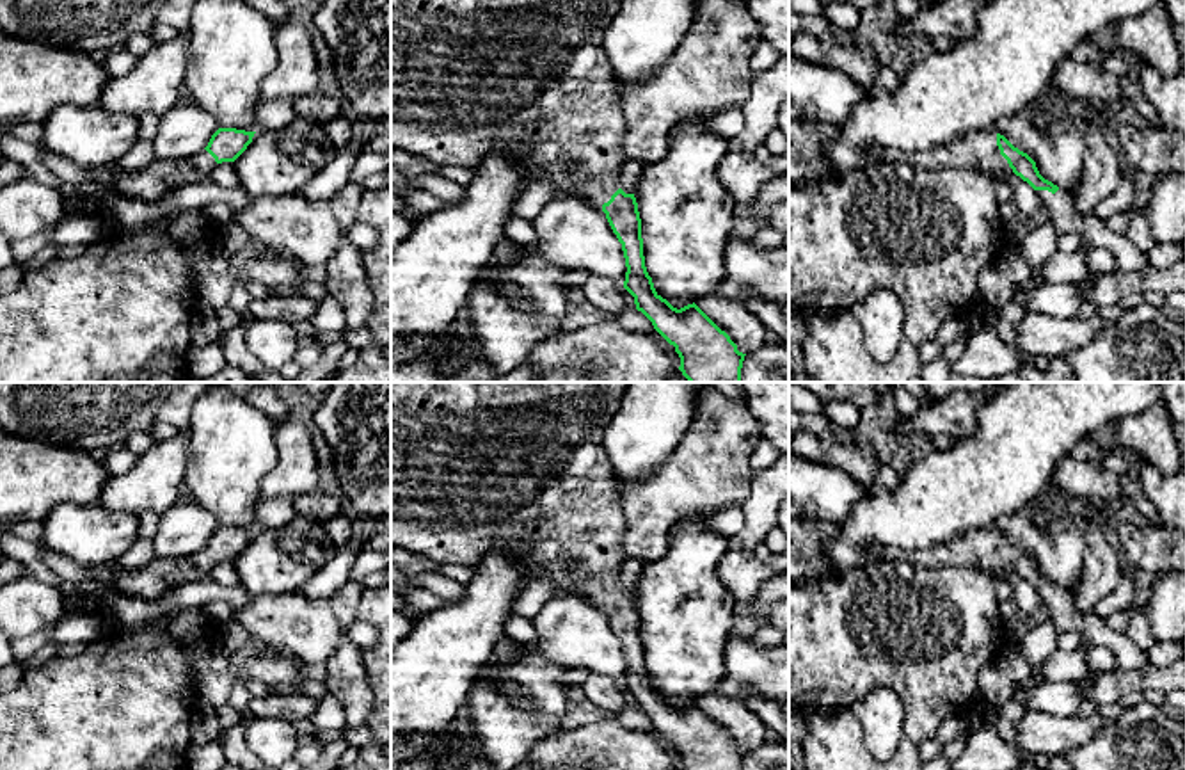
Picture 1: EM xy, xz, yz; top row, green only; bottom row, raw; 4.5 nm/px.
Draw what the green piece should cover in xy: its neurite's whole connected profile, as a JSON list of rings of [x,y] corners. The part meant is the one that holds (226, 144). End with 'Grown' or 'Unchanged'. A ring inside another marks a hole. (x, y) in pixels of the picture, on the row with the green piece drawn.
[[[219,128],[197,155],[181,160],[153,160],[140,171],[117,167],[114,190],[124,197],[156,203],[185,185],[210,180],[219,164],[235,162],[247,149],[254,133]]]. Grown

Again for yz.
[[[993,128],[950,140],[943,149],[943,162],[988,176],[998,171],[1014,172],[1039,194],[1043,208],[1048,210],[1048,221],[1057,233],[1077,233],[1084,238],[1086,247],[1105,247],[1112,253],[1121,272],[1139,272],[1149,267],[1148,256],[1126,235],[1110,231],[1107,222],[1094,215],[1078,215],[1073,206],[1073,196],[1045,180],[1036,162]]]. Grown

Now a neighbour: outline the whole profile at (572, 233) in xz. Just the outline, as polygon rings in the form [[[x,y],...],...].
[[[554,196],[535,219],[542,258],[560,269],[585,270],[624,285],[625,258],[606,213],[590,199]]]

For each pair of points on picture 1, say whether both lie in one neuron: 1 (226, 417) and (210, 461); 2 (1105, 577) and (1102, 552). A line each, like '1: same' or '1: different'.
1: same
2: same

